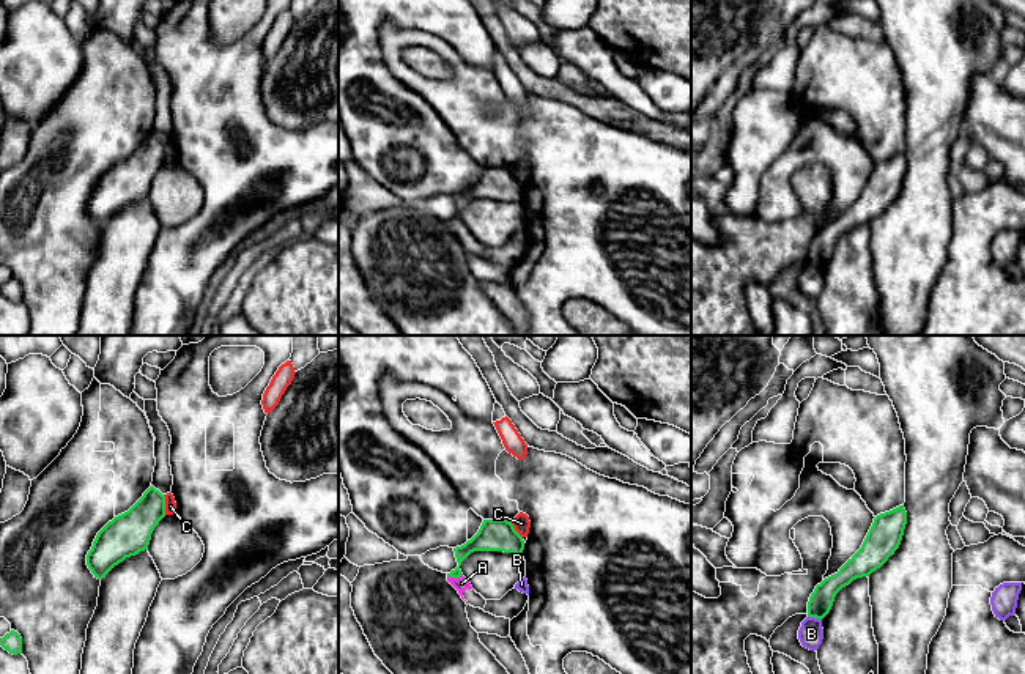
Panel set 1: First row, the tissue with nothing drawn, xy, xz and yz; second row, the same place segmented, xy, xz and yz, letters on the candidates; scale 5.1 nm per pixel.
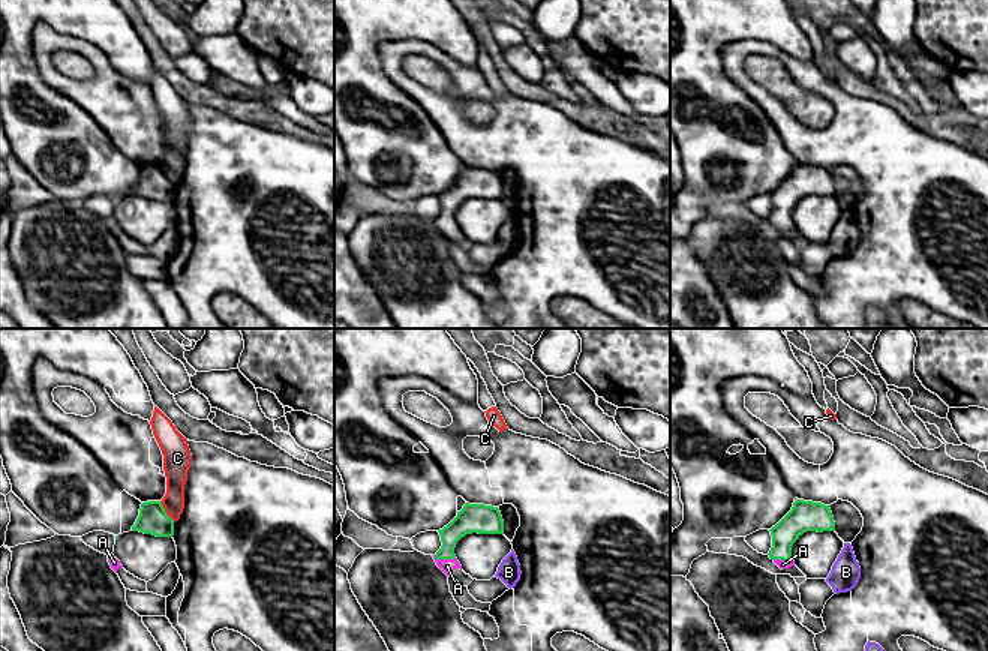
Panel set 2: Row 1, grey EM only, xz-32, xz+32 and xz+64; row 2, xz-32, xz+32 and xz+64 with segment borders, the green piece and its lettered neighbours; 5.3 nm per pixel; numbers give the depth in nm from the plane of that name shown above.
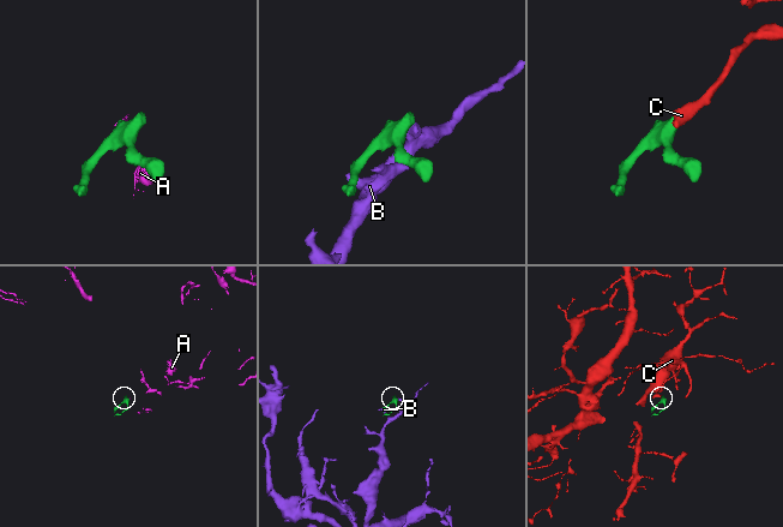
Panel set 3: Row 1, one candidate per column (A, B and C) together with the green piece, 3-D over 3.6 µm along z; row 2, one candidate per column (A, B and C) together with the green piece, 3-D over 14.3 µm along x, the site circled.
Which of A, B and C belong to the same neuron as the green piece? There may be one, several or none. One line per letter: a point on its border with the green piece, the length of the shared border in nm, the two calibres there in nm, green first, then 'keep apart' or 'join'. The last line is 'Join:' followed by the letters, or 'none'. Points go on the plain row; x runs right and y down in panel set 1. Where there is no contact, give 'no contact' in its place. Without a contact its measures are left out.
A: xz (455, 224) | 80 nm | 120/70 nm | join
B: yz (814, 263) | 80 nm | 120/130 nm | keep apart
C: xy (164, 151) | 110 nm | 220/60 nm | keep apart
Join: A

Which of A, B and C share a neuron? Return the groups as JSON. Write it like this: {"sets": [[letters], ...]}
{"sets": [["A"], ["B"], ["C"]]}

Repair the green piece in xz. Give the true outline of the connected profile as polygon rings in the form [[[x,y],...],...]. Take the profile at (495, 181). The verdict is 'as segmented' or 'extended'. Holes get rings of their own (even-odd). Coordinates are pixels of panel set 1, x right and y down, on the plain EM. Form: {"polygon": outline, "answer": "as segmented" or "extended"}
{"polygon": [[[483,167],[479,180],[464,192],[453,195],[458,214],[447,220],[447,228],[458,238],[466,252],[483,257],[487,247],[477,241],[463,224],[460,213],[474,198],[504,198],[523,202],[524,187],[515,178],[512,168]]], "answer": "extended"}

